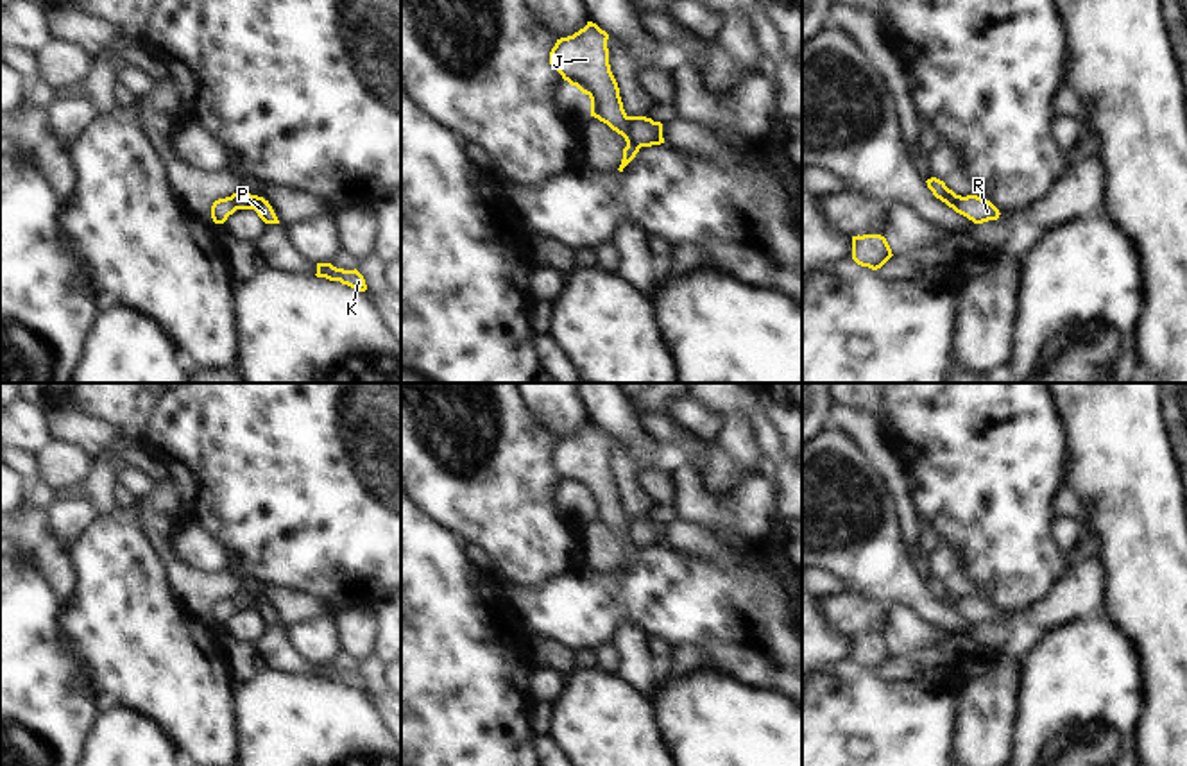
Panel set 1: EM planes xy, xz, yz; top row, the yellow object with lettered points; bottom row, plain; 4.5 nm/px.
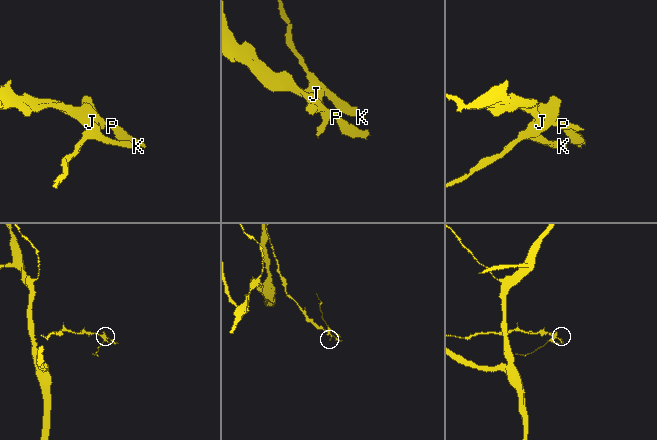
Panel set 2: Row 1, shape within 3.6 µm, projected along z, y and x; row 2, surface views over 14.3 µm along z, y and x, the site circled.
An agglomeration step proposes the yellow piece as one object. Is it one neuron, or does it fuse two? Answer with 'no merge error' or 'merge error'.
merge error

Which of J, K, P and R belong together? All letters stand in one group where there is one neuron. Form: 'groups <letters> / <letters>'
groups J K R / P

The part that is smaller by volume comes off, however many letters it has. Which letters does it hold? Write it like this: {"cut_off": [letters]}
{"cut_off": ["P"]}

